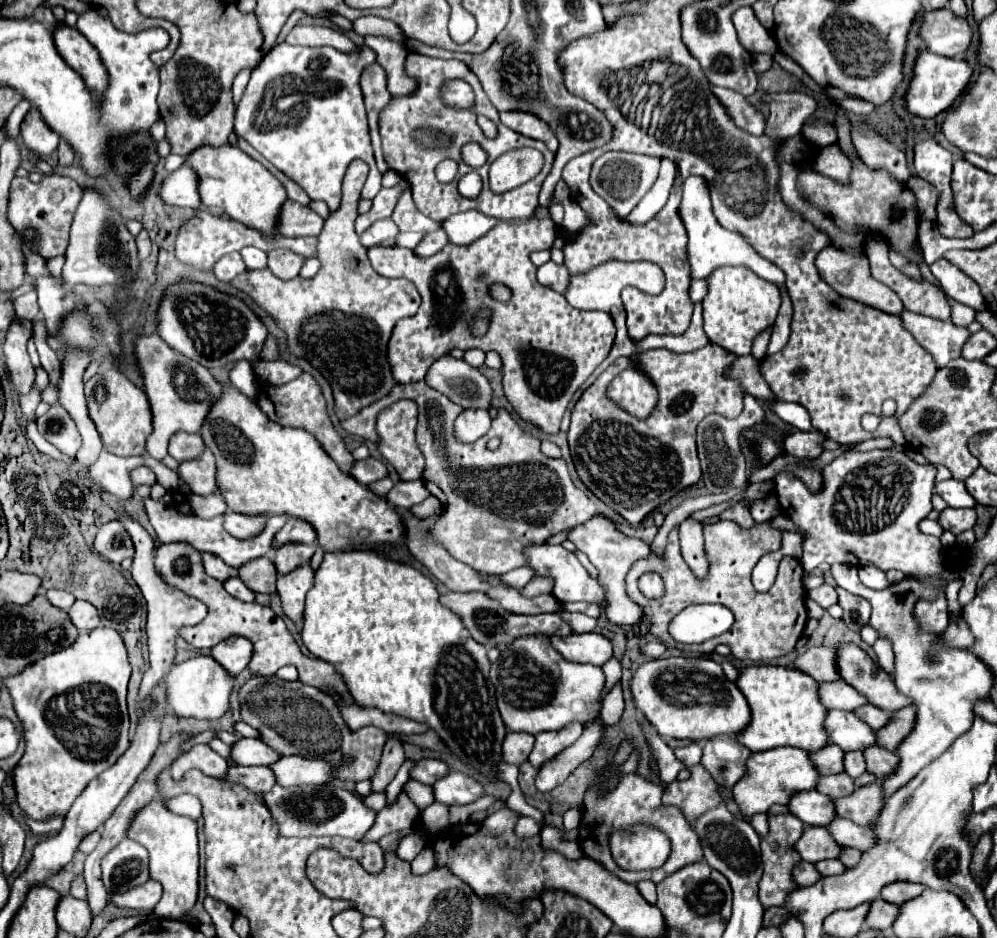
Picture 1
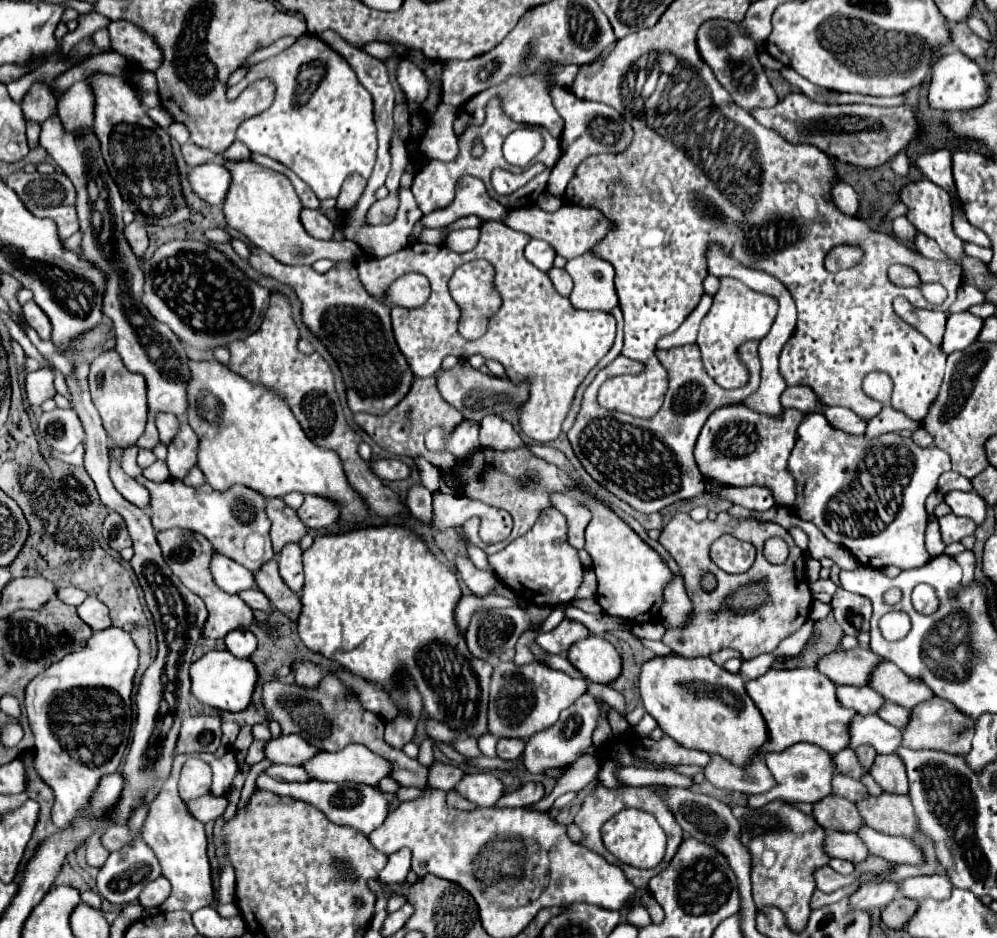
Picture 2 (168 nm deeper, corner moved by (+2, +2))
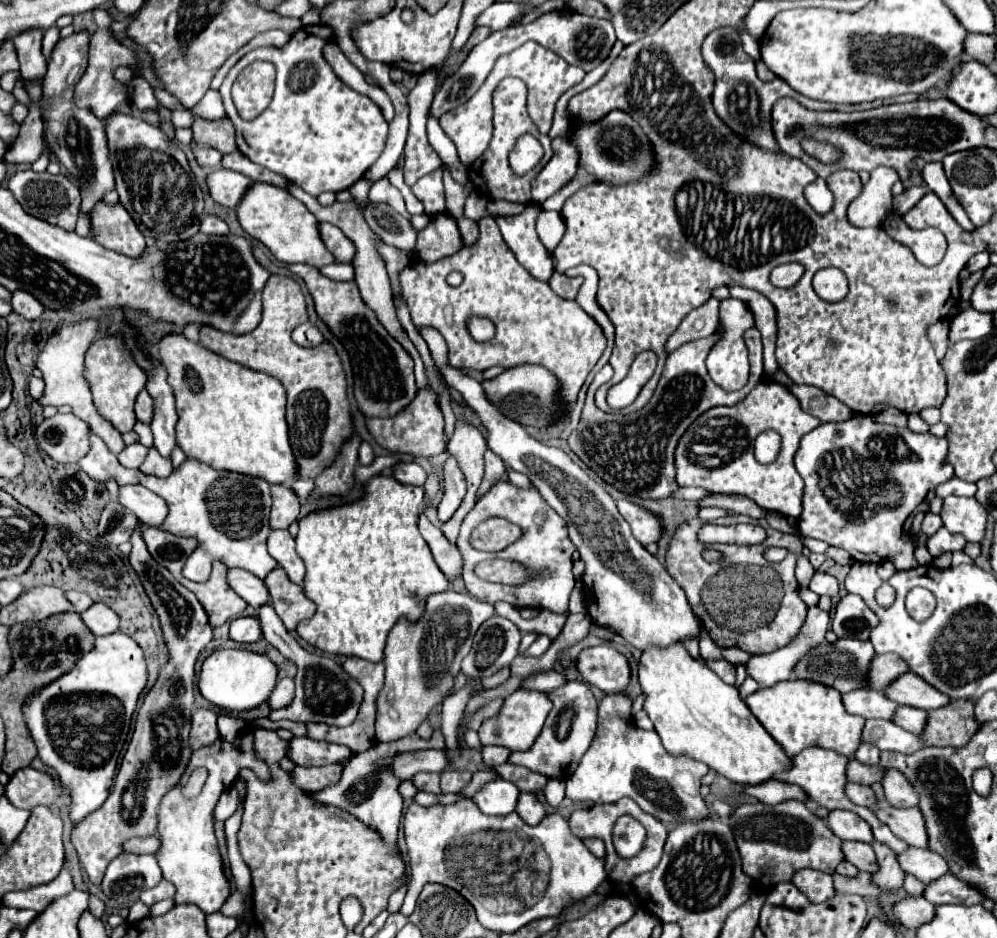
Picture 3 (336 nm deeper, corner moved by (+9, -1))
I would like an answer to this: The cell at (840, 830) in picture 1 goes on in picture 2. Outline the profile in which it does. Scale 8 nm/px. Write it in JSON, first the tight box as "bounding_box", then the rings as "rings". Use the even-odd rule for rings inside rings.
{"bounding_box":[856,826,922,864],"rings":[[[862,826],[856,834],[874,856],[880,856],[892,864],[922,864],[920,850],[902,836],[888,836],[868,826]]]}

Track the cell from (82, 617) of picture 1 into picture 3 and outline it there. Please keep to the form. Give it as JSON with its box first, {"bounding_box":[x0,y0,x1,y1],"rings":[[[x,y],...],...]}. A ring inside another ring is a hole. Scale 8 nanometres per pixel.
{"bounding_box":[81,603,119,635],"rings":[[[93,603],[93,607],[81,613],[81,617],[93,635],[111,635],[119,631],[119,615],[103,603]]]}

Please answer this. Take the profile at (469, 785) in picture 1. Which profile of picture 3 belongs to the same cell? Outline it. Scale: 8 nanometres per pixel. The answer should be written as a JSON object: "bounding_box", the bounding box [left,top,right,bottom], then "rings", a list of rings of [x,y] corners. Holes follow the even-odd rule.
{"bounding_box":[473,779,519,815],"rings":[[[497,779],[493,783],[487,783],[473,801],[479,805],[479,809],[487,815],[509,815],[515,811],[519,801],[519,789],[515,783]]]}

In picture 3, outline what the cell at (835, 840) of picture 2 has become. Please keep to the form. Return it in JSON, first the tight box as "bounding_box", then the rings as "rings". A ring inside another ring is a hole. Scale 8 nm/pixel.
{"bounding_box":[843,843,879,873],"rings":[[[843,843],[843,853],[845,859],[851,861],[859,871],[869,871],[869,873],[879,871],[873,847],[869,843]]]}

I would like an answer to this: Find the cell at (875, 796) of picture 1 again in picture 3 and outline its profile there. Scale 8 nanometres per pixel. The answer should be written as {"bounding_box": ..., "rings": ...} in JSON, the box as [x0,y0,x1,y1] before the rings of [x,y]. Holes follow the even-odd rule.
{"bounding_box":[875,805,927,849],"rings":[[[883,805],[875,809],[877,817],[899,837],[903,839],[909,847],[921,847],[927,849],[927,829],[925,829],[925,819],[919,809],[897,809],[891,805]]]}

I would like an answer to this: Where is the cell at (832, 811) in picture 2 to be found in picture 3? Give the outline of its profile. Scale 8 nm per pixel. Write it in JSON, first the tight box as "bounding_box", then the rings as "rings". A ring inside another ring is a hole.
{"bounding_box":[827,809,873,843],"rings":[[[835,809],[829,813],[827,823],[829,823],[831,831],[843,841],[863,841],[863,843],[873,841],[873,833],[871,833],[869,823],[863,821],[857,813]]]}

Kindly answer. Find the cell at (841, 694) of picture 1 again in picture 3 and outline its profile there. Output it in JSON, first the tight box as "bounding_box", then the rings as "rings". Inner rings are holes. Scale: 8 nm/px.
{"bounding_box":[843,689,897,719],"rings":[[[855,689],[843,695],[843,705],[851,715],[859,715],[863,719],[893,719],[897,711],[897,703],[887,699],[885,693],[873,689]]]}

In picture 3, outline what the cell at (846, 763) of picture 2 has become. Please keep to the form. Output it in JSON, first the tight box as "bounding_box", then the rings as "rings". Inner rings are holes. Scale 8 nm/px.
{"bounding_box":[847,759,885,785],"rings":[[[851,759],[847,765],[847,777],[853,783],[863,783],[863,785],[873,785],[875,781],[883,779],[885,769],[879,765],[863,765],[857,759]]]}

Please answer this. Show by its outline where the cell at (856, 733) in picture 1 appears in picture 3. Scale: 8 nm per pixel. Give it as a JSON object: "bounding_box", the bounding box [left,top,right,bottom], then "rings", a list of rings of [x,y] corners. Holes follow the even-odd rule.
{"bounding_box":[863,719,925,755],"rings":[[[885,719],[867,721],[863,729],[863,741],[879,747],[881,751],[899,751],[905,755],[911,755],[925,747],[921,735],[913,735],[893,721]]]}

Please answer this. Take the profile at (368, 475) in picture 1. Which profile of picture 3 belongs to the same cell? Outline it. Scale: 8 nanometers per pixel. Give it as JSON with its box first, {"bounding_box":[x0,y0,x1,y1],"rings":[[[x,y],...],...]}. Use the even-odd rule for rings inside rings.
{"bounding_box":[393,463,427,487],"rings":[[[399,463],[399,465],[395,465],[393,477],[395,477],[399,483],[417,485],[417,487],[423,487],[423,483],[427,481],[425,469],[423,469],[421,465],[417,465],[417,463]]]}

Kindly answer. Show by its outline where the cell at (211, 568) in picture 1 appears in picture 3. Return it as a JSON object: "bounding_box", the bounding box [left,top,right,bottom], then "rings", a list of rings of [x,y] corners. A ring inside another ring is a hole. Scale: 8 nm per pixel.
{"bounding_box":[227,569,269,611],"rings":[[[229,569],[227,573],[229,585],[257,611],[263,607],[263,603],[269,603],[269,589],[263,579],[251,575],[249,571],[243,569]]]}

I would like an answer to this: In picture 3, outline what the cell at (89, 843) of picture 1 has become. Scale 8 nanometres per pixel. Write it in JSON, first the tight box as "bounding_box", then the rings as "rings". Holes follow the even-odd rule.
{"bounding_box":[123,837,159,855],"rings":[[[137,837],[129,839],[123,845],[125,851],[129,853],[141,853],[141,855],[155,855],[159,851],[159,839],[157,837]]]}

